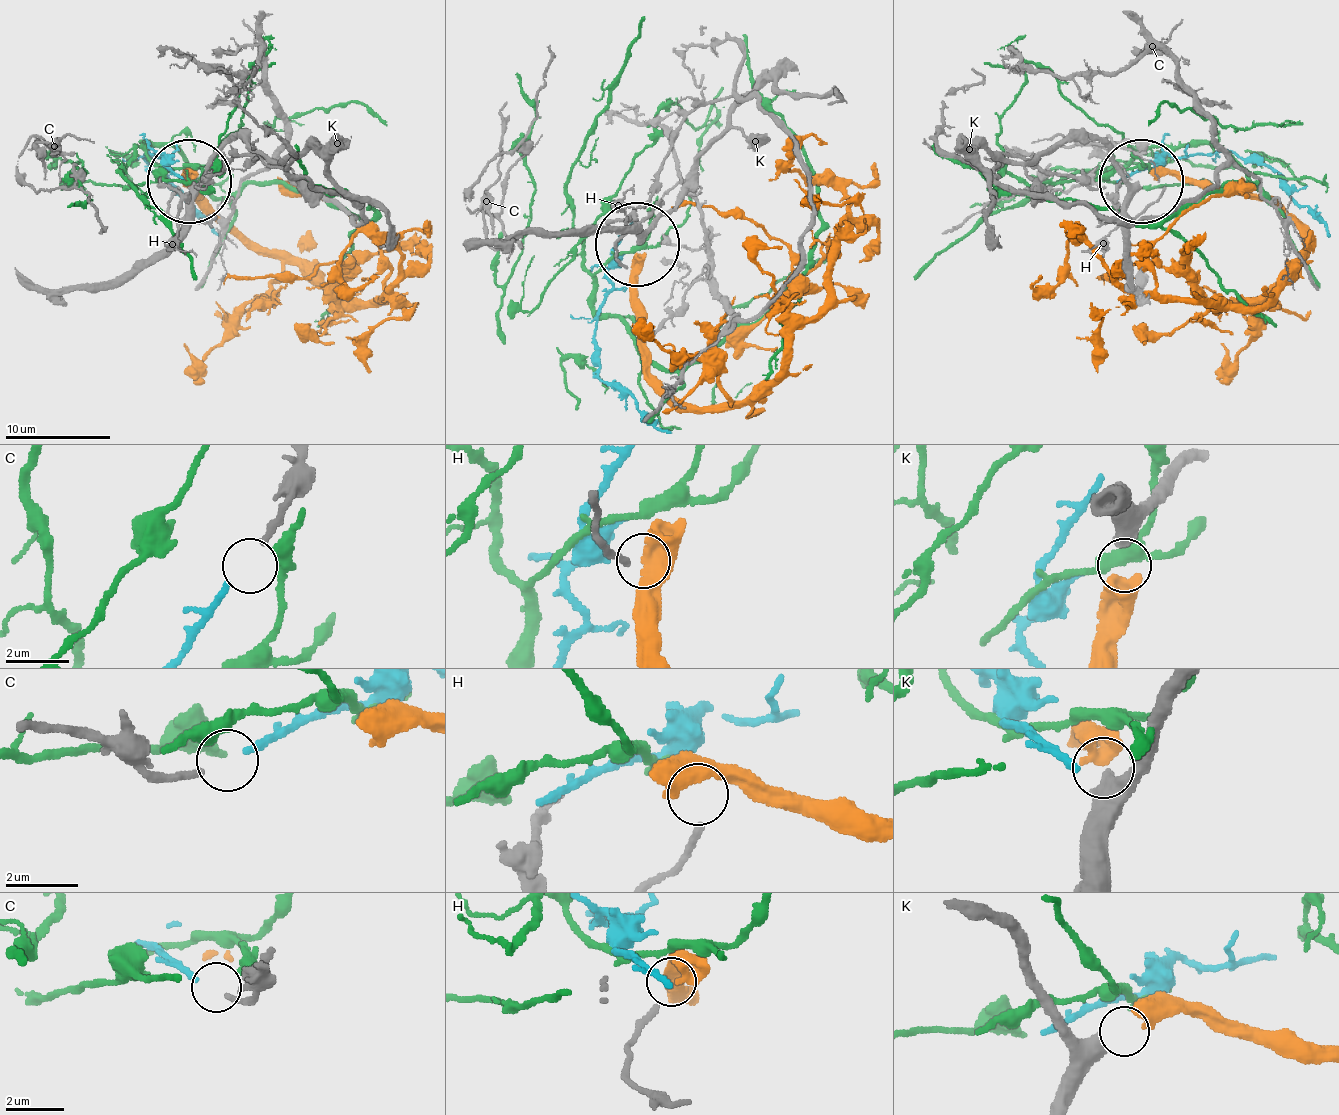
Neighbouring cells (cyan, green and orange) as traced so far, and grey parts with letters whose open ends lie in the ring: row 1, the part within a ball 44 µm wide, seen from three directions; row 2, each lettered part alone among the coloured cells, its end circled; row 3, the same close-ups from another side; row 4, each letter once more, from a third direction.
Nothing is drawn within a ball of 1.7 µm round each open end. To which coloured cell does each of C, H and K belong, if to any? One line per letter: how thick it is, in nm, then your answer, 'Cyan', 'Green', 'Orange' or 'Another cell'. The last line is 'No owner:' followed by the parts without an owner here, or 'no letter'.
C: Thickness 200 nm. Cyan
H: Thickness 200 nm. Another cell
K: Thickness 600 nm. Orange
No owner: H

